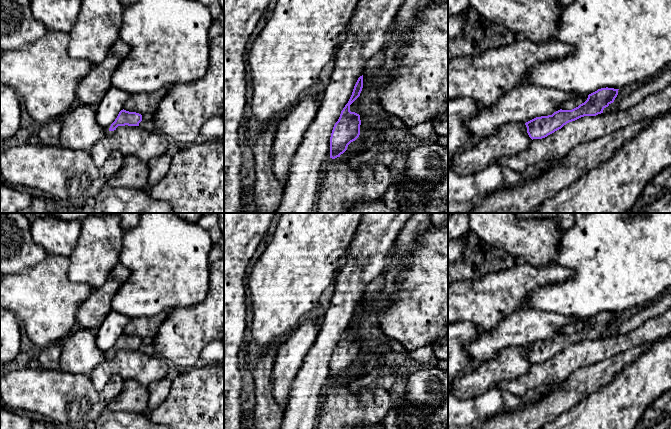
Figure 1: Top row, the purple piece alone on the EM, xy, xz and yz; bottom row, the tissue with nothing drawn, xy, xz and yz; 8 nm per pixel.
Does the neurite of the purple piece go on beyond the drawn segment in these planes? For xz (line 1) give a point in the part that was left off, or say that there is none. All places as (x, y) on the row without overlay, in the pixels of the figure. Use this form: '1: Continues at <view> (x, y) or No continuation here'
1: No continuation here

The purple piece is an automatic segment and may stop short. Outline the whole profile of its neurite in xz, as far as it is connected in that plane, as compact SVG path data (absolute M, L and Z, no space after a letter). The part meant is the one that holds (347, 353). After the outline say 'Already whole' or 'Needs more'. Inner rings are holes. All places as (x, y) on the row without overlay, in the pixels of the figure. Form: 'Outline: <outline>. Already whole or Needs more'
Outline: M363 299L358 302L348 327L333 351L330 361L330 382L332 383L340 381L347 374L348 369L360 359L360 339L351 336L350 329L360 320L362 312Z. Already whole

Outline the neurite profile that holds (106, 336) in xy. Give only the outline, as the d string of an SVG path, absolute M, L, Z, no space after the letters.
M113 310L110 311L102 325L95 332L98 348L104 353L109 354L119 336L124 333L124 328L129 321L130 318L128 316L124 316Z

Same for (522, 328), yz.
M525 309L504 318L499 325L488 331L481 331L479 337L465 346L467 354L472 359L481 362L494 359L500 351L512 347L526 347L536 341L552 339L560 334L560 329L567 324L579 324L581 319L571 316L563 316L553 312Z

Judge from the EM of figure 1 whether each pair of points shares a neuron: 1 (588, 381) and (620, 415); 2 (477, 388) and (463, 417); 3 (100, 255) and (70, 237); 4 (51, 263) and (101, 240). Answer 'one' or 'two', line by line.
1: two
2: two
3: two
4: two

